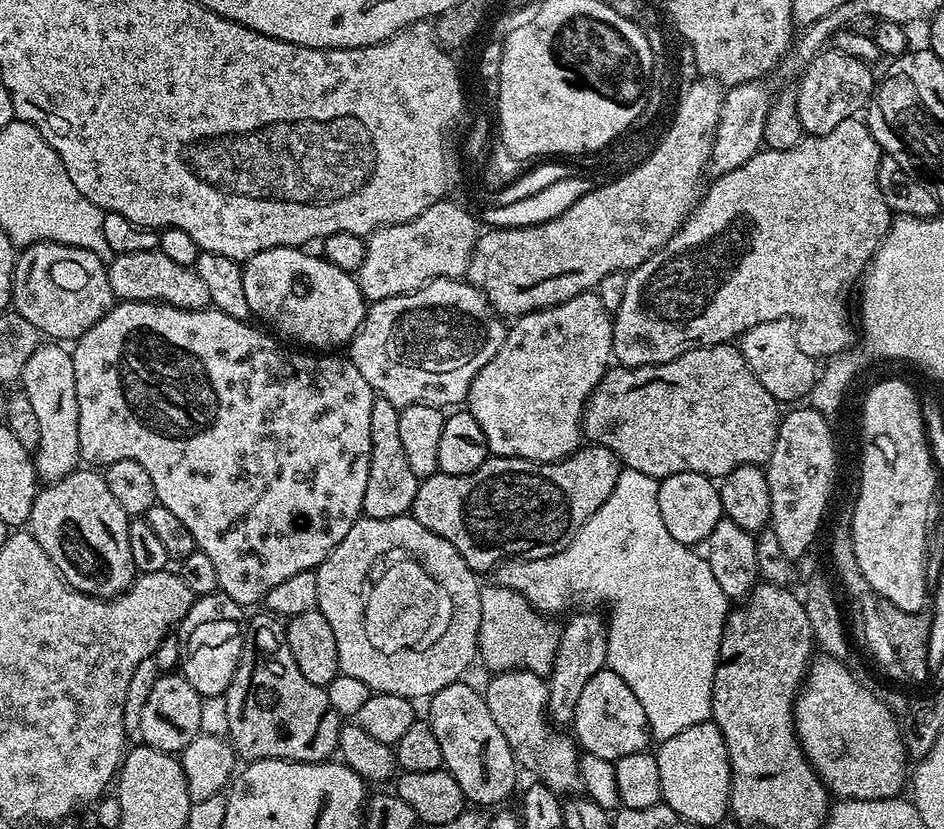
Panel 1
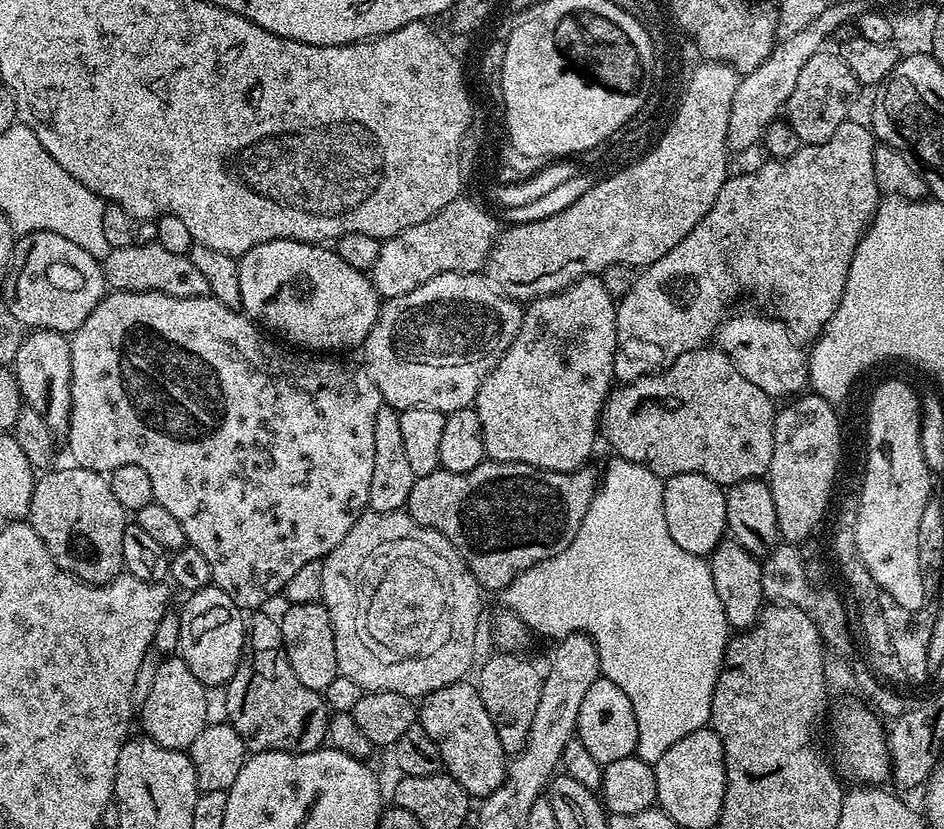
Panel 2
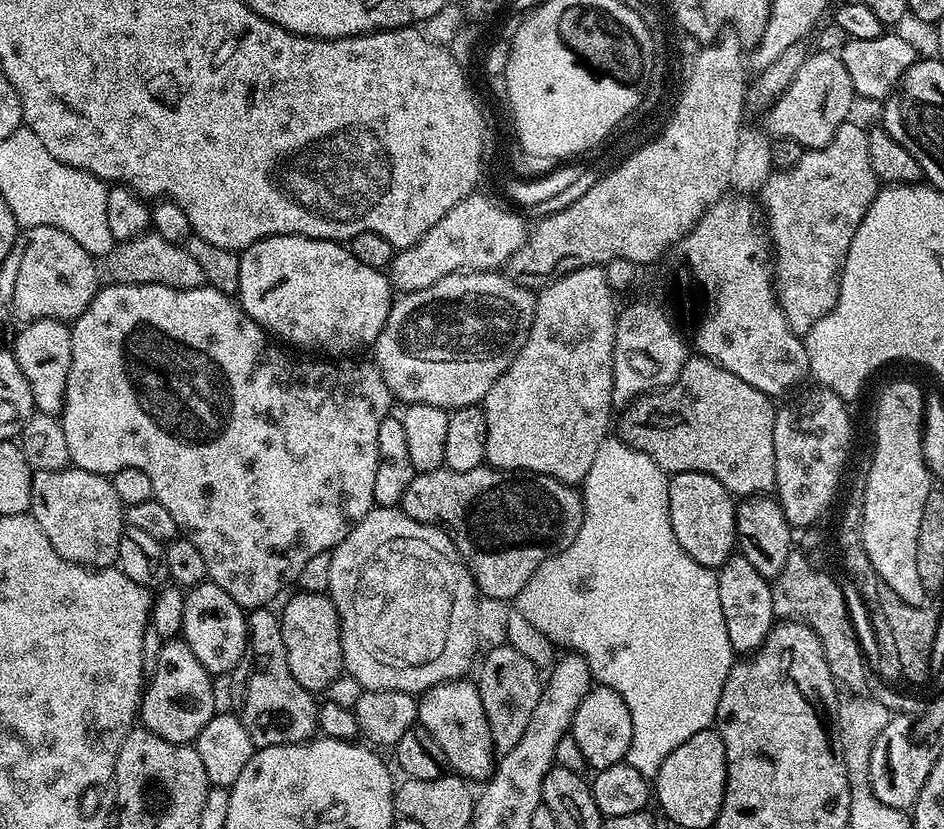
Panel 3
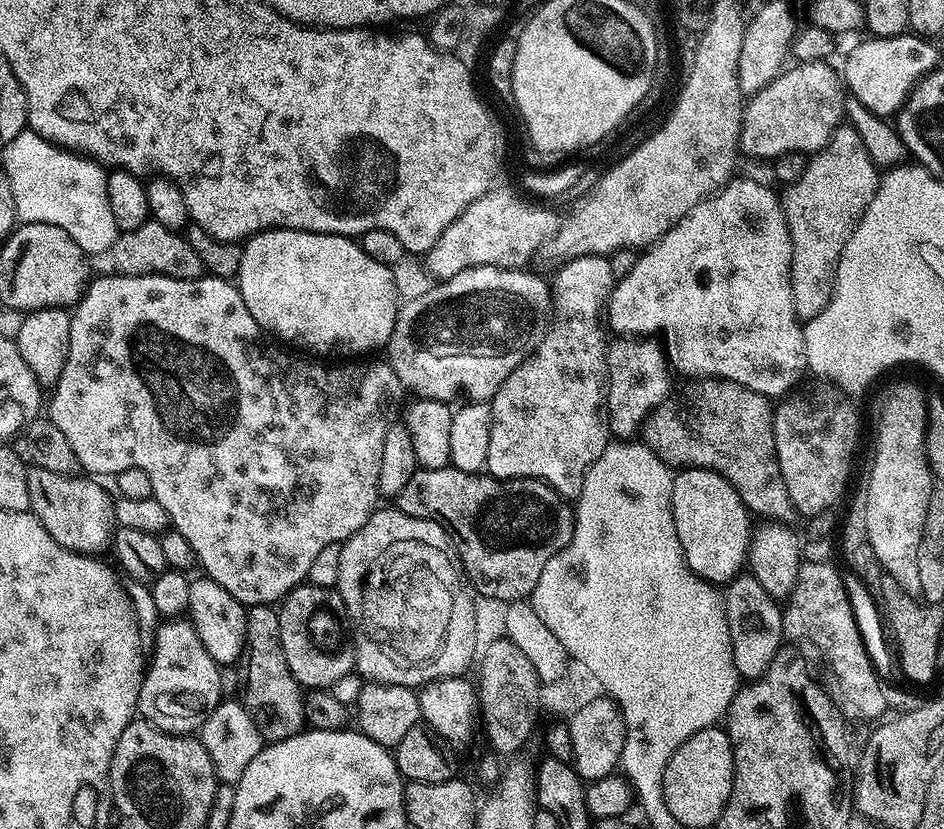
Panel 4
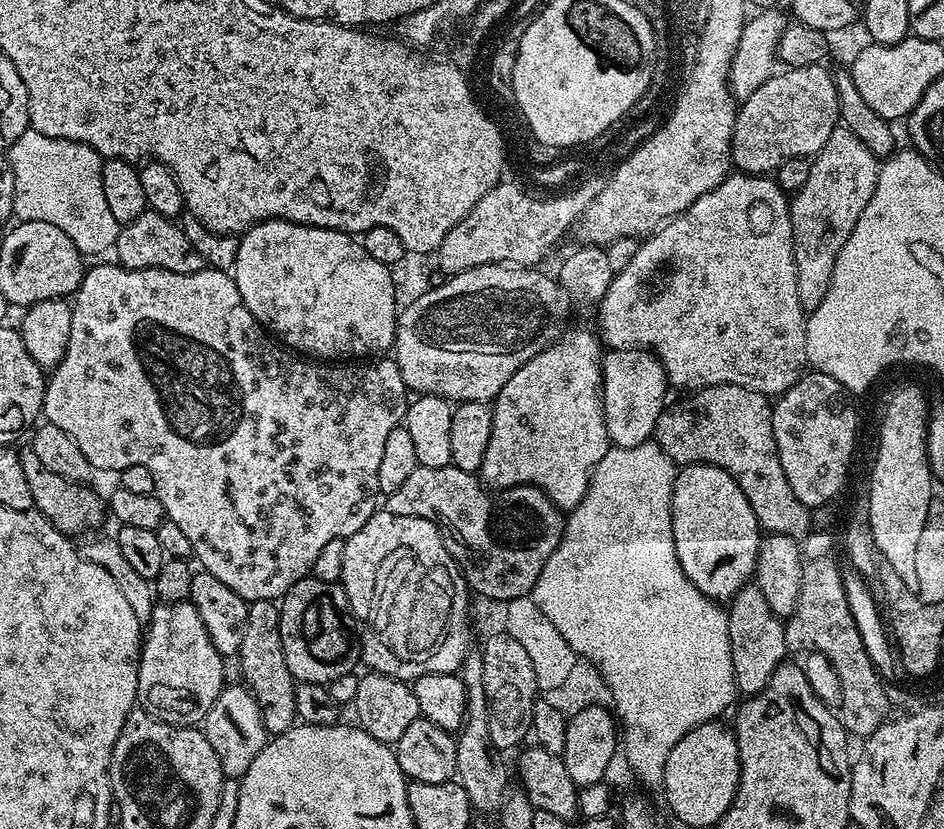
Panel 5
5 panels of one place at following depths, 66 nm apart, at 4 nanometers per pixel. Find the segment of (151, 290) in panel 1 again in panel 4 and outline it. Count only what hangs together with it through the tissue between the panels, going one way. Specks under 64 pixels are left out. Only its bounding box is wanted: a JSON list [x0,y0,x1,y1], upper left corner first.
[90,218,205,280]

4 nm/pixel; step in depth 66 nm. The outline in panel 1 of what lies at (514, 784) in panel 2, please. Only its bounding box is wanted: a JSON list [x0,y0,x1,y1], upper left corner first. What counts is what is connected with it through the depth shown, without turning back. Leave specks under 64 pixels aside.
[546,611,608,725]

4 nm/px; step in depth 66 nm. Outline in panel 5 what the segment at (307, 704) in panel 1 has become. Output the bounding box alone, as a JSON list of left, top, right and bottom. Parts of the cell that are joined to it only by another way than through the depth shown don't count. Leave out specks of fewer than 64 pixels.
[238,600,297,734]

